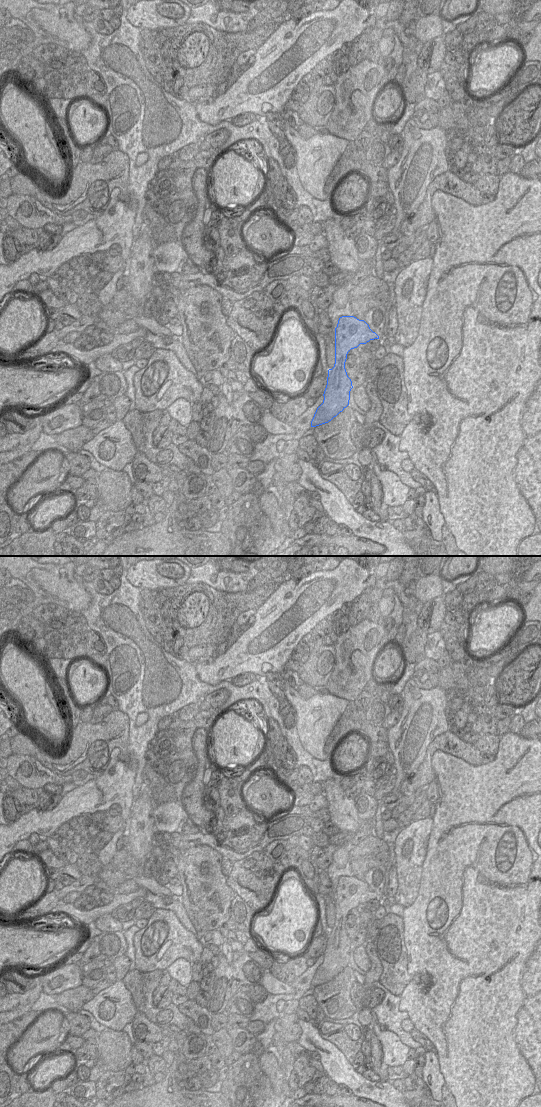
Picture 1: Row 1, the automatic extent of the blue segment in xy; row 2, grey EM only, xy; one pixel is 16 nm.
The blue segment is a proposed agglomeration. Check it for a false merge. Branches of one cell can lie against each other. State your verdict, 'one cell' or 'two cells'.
one cell

